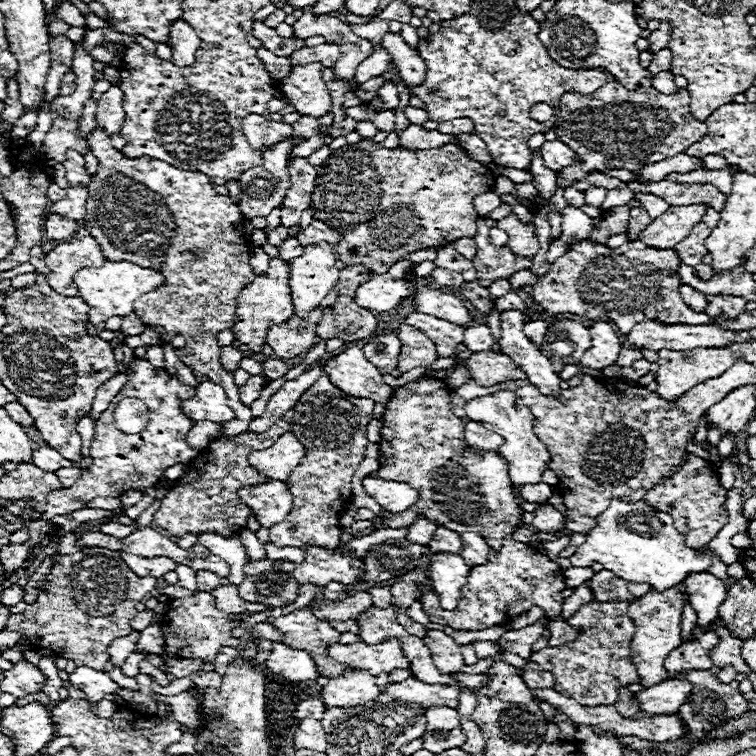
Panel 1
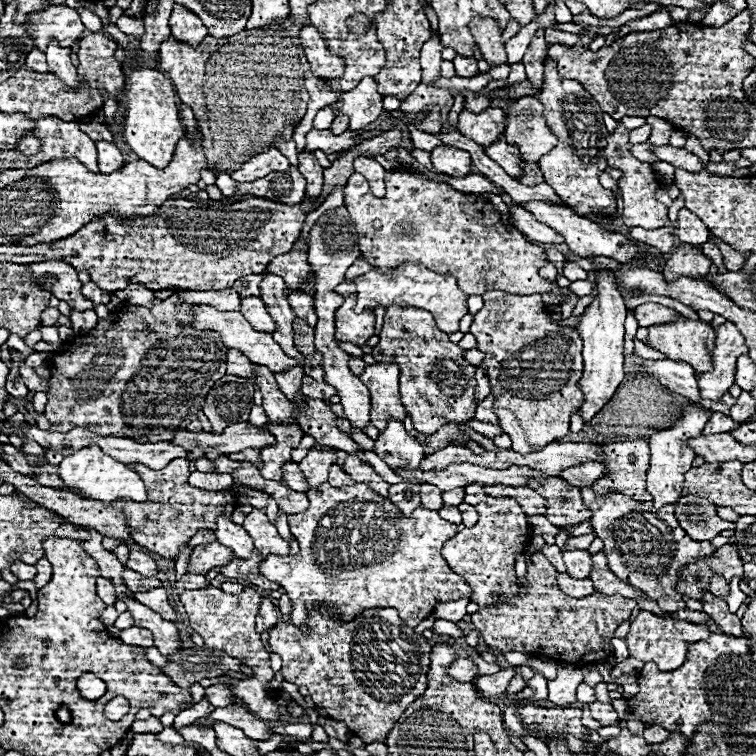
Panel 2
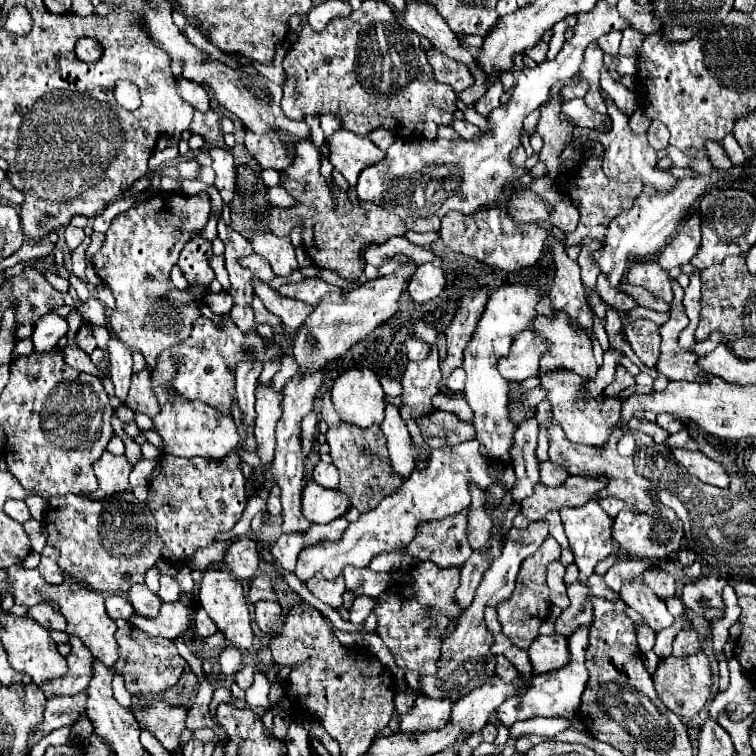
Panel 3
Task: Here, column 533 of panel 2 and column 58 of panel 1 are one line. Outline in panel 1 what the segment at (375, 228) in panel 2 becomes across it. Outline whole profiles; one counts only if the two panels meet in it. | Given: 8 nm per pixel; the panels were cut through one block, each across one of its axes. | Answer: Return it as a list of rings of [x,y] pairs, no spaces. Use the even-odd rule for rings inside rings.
[[[80,226],[70,240],[60,242],[54,250],[44,254],[44,262],[50,268],[50,274],[46,276],[50,288],[62,296],[78,296],[76,284],[72,280],[74,272],[84,266],[104,264],[106,258],[100,250],[100,244],[86,230],[86,226]]]

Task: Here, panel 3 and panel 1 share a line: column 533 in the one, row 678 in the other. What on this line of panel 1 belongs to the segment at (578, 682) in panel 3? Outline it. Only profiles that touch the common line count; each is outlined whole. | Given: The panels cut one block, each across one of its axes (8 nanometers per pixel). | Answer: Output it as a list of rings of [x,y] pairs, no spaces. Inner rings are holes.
[[[690,670],[686,674],[680,674],[678,678],[692,682],[692,696],[688,696],[688,700],[680,708],[680,716],[690,728],[690,740],[702,740],[704,736],[708,736],[708,732],[714,732],[726,720],[740,718],[748,712],[750,702],[744,698],[744,694],[732,688],[730,684],[720,682],[718,676],[710,670]]]

